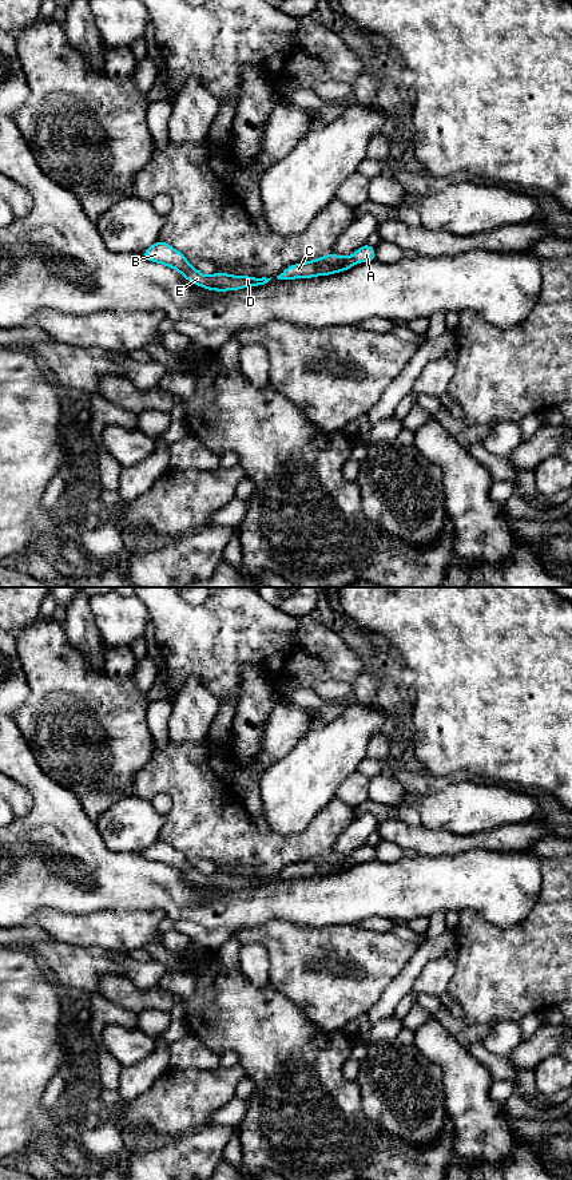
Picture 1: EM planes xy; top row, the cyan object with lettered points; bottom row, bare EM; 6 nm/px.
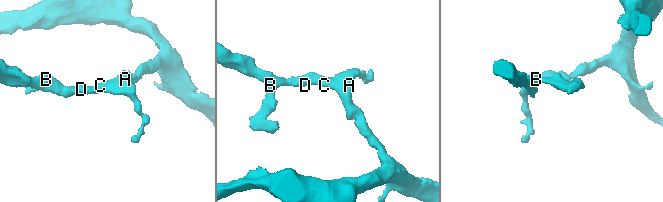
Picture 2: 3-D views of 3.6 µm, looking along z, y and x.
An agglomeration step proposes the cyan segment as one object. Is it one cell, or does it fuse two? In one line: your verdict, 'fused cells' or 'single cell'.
single cell

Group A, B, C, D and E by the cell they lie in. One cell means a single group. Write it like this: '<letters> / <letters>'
A B C D E

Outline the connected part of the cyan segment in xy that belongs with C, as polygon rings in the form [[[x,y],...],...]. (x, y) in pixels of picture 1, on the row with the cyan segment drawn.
[[[365,243],[349,257],[341,257],[334,253],[318,257],[313,261],[306,261],[287,266],[278,280],[295,280],[295,278],[311,278],[318,276],[330,276],[334,273],[345,272],[353,268],[355,264],[369,262],[376,260],[376,250],[369,243]]]

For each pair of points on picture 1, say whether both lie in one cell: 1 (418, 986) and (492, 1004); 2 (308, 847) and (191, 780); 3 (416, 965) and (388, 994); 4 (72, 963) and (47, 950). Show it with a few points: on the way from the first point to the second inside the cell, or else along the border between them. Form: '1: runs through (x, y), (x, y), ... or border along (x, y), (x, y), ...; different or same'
1: border along (455, 959), (455, 974), (447, 990); different
2: runs through (275, 847), (246, 846), (217, 816), (217, 812); same
3: runs through (409, 973), (396, 988); same
4: runs through (66, 963), (54, 954); same

